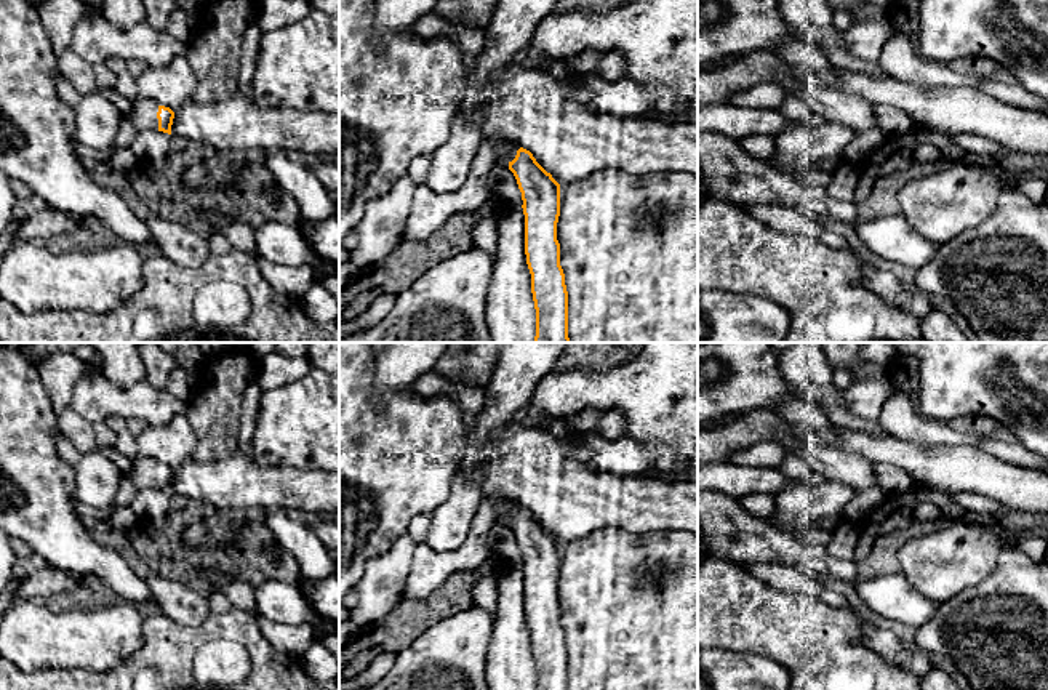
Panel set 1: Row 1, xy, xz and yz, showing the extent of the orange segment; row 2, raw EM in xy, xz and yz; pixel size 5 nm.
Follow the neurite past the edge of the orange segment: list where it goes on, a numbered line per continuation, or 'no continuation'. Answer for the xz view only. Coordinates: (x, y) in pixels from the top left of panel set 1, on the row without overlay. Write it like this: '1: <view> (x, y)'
1: xz (506, 506)

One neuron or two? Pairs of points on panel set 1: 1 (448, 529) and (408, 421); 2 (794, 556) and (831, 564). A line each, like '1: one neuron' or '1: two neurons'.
1: two neurons
2: one neuron

